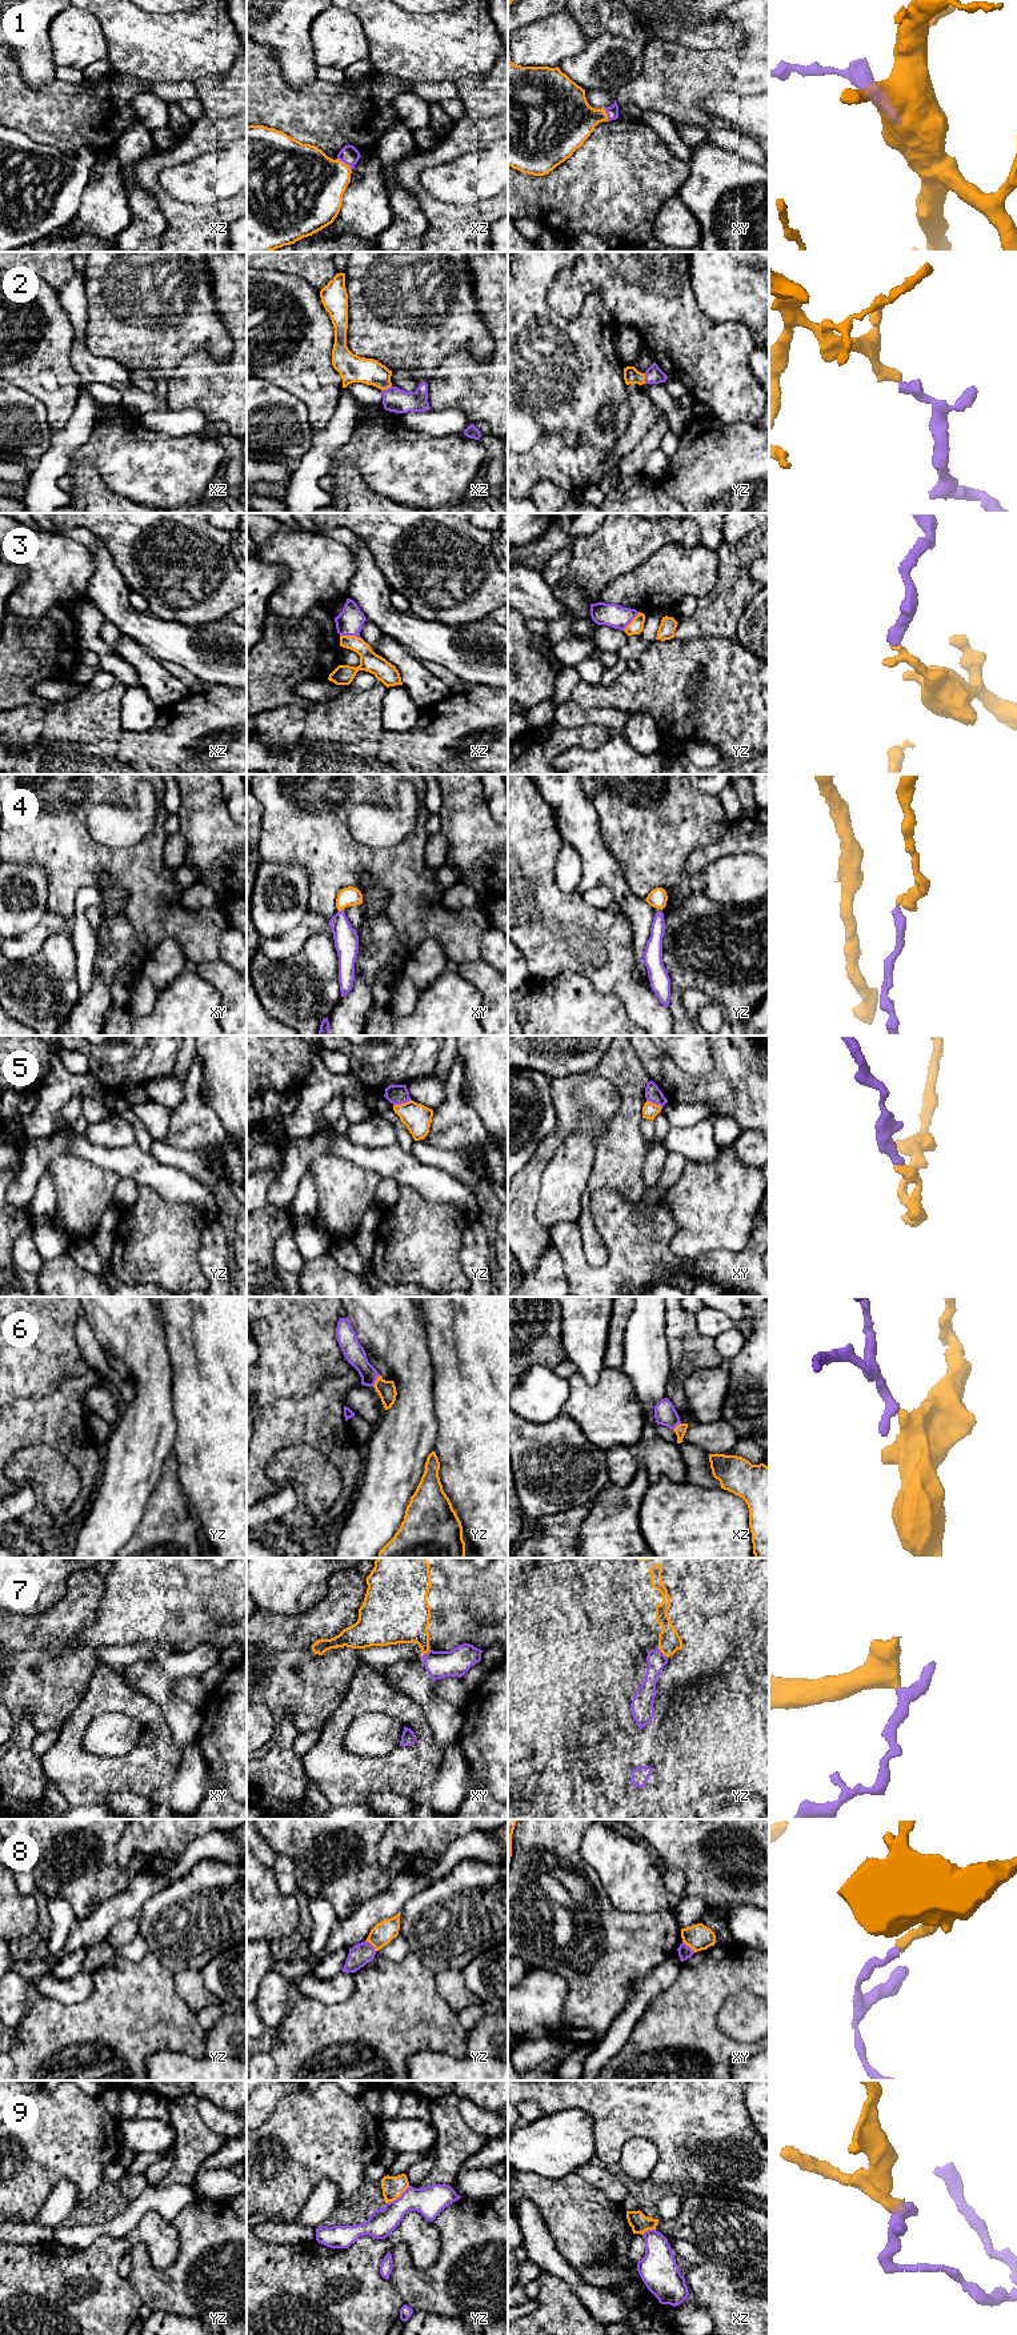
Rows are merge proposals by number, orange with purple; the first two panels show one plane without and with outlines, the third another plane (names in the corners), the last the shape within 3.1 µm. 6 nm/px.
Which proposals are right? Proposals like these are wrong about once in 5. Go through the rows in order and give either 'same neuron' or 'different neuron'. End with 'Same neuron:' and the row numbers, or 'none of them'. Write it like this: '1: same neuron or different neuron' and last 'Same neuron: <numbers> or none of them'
1: same neuron
2: same neuron
3: same neuron
4: same neuron
5: different neuron
6: same neuron
7: different neuron
8: different neuron
9: different neuron
Same neuron: 1, 2, 3, 4, 6

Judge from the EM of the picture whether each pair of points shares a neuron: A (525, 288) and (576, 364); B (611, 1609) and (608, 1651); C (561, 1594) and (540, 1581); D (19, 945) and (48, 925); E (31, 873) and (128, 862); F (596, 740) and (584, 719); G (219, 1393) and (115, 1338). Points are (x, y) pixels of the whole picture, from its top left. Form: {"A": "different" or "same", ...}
{"A": "same", "B": "different", "C": "same", "D": "same", "E": "different", "F": "different", "G": "different"}

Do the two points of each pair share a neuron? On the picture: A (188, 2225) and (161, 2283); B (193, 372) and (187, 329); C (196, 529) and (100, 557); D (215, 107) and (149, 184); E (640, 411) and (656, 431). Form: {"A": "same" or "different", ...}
{"A": "same", "B": "different", "C": "different", "D": "different", "E": "different"}

